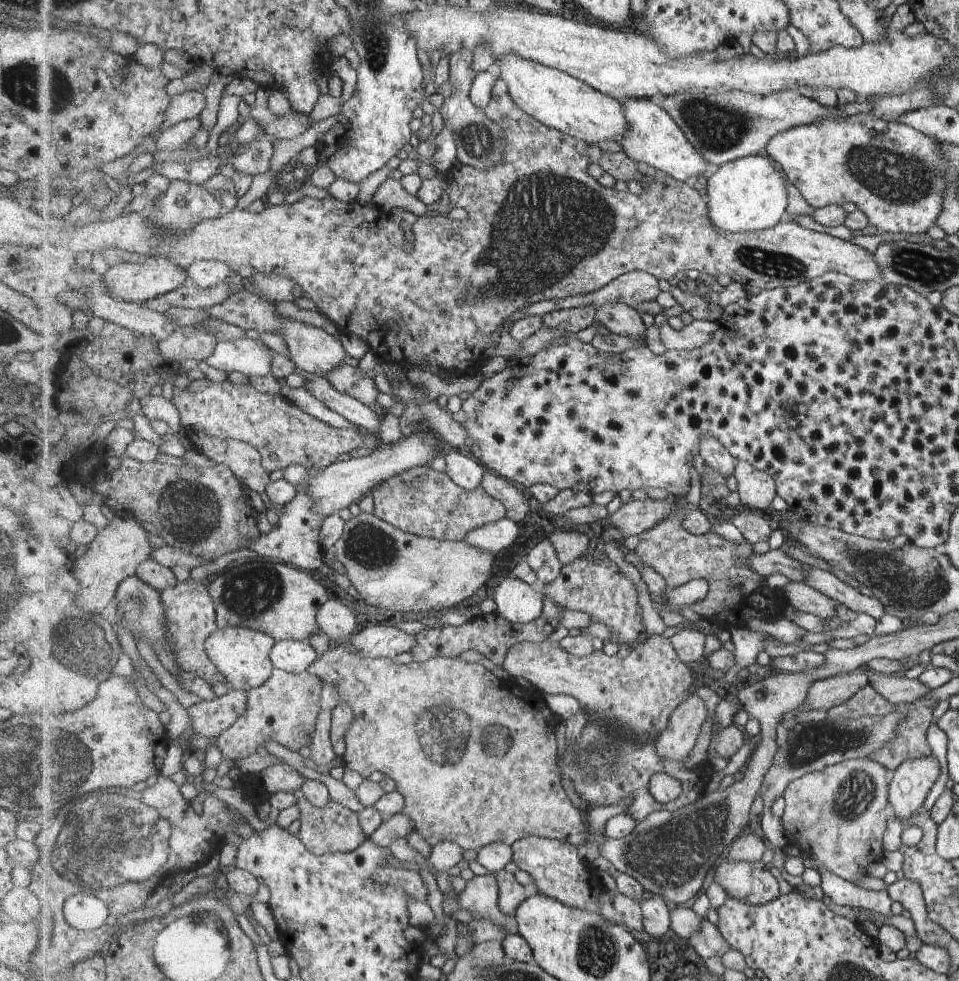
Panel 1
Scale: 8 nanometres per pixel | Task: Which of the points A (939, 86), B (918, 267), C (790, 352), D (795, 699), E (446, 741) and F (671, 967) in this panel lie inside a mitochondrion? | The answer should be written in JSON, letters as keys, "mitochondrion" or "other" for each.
{"A":"mitochondrion","B":"mitochondrion","C":"other","D":"other","E":"mitochondrion","F":"other"}

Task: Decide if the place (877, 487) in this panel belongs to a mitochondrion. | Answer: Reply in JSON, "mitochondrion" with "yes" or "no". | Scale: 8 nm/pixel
{"mitochondrion":"no"}

